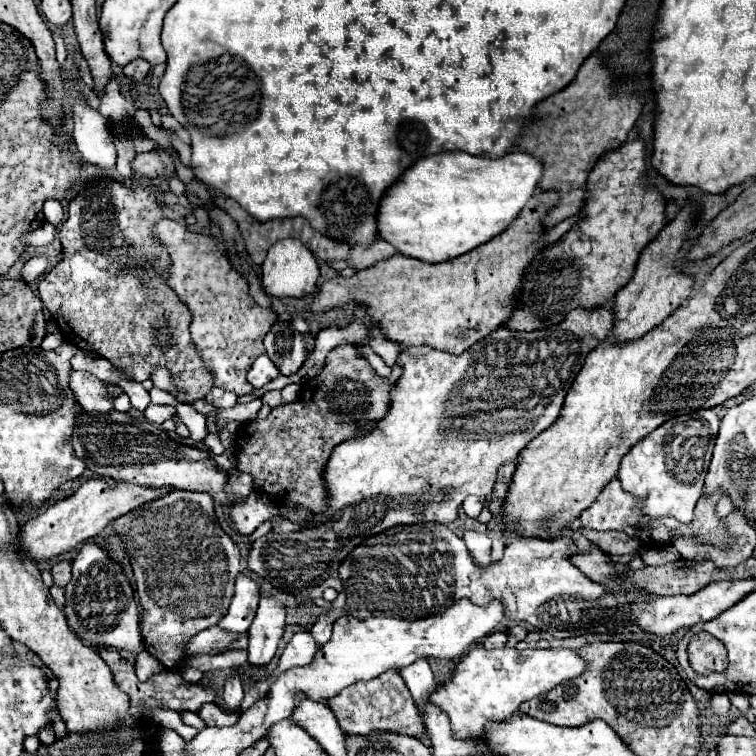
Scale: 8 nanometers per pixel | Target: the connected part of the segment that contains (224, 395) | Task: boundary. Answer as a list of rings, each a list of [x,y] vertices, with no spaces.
[[[213,387],[213,391],[207,393],[205,401],[215,405],[215,407],[221,407],[221,409],[229,409],[229,407],[237,405],[237,397],[231,391],[225,391],[225,389],[219,389],[219,387]]]

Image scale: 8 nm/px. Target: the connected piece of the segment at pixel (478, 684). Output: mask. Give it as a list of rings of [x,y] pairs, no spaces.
[[[473,647],[455,665],[449,683],[441,683],[431,695],[431,703],[441,709],[451,721],[455,739],[483,739],[487,723],[501,723],[509,719],[523,701],[551,691],[561,681],[581,675],[583,659],[571,649],[483,649]]]

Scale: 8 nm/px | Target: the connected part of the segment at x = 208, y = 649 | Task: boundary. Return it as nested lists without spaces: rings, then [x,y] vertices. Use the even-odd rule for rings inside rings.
[[[211,627],[211,629],[205,629],[199,635],[195,635],[195,639],[191,639],[191,643],[187,643],[185,651],[189,655],[219,655],[229,649],[247,651],[247,645],[249,645],[247,633],[235,635],[221,627]]]

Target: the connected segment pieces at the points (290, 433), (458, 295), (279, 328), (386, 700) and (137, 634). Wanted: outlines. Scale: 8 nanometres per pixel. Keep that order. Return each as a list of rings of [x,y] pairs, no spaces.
[[[349,343],[335,347],[333,351],[329,351],[321,373],[303,385],[303,395],[299,401],[283,407],[275,407],[267,419],[247,421],[239,427],[237,445],[235,445],[237,471],[251,473],[255,489],[265,493],[273,501],[275,495],[281,495],[283,501],[289,505],[301,505],[313,513],[323,513],[327,507],[323,469],[333,447],[347,439],[369,433],[375,427],[375,423],[383,419],[383,415],[389,411],[389,391],[391,391],[391,383],[387,383],[383,377],[373,373],[369,361],[357,355],[357,347]]]
[[[535,191],[507,231],[455,259],[425,263],[395,253],[393,257],[355,273],[351,279],[329,279],[321,285],[309,311],[325,313],[341,309],[345,303],[357,303],[367,307],[367,313],[381,327],[383,335],[399,347],[429,345],[437,351],[459,355],[479,339],[497,331],[503,319],[517,307],[523,271],[533,255],[539,253],[533,243],[545,233],[541,219],[557,201],[557,191]]]
[[[277,321],[265,337],[265,351],[271,361],[277,365],[281,375],[291,375],[299,371],[305,361],[304,338],[287,325],[285,321]]]
[[[387,671],[379,679],[371,679],[367,683],[355,683],[343,689],[337,697],[329,699],[327,705],[337,717],[341,729],[351,735],[369,735],[371,731],[385,731],[385,729],[399,731],[411,737],[423,733],[423,721],[417,715],[413,697],[397,671]]]
[[[85,543],[75,561],[73,577],[65,587],[65,613],[67,623],[85,643],[101,647],[119,647],[127,649],[133,655],[141,653],[143,635],[139,629],[139,609],[135,603],[133,587],[123,571],[123,567],[113,561],[107,551],[95,543]]]

